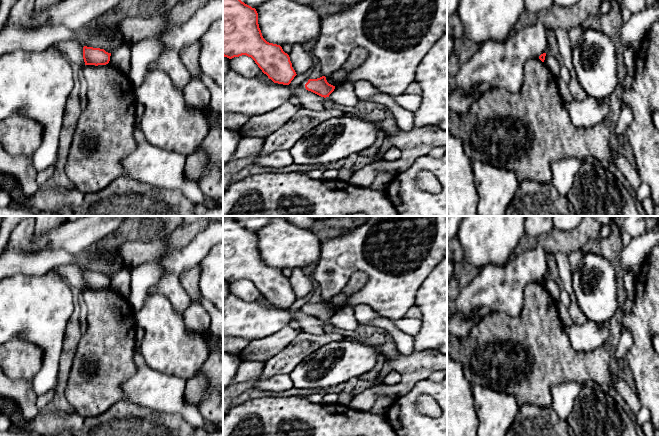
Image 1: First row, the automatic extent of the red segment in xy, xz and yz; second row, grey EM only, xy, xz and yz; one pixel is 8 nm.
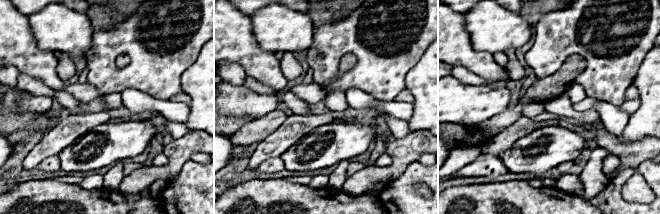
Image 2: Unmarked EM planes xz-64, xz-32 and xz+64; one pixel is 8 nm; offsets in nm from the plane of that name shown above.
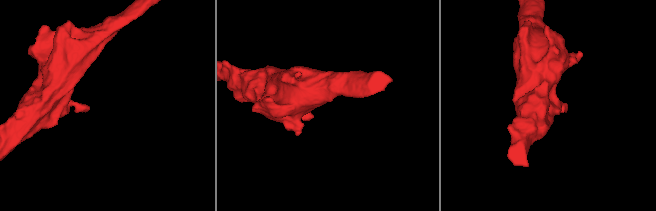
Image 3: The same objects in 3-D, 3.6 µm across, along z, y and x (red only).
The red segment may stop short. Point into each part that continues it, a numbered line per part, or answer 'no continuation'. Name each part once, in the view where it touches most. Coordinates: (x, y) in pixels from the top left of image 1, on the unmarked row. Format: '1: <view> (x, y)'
no continuation

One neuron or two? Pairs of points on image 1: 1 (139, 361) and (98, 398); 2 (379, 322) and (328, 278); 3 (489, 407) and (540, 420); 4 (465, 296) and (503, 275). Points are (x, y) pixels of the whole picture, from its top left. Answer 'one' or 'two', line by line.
1: two
2: two
3: two
4: one

